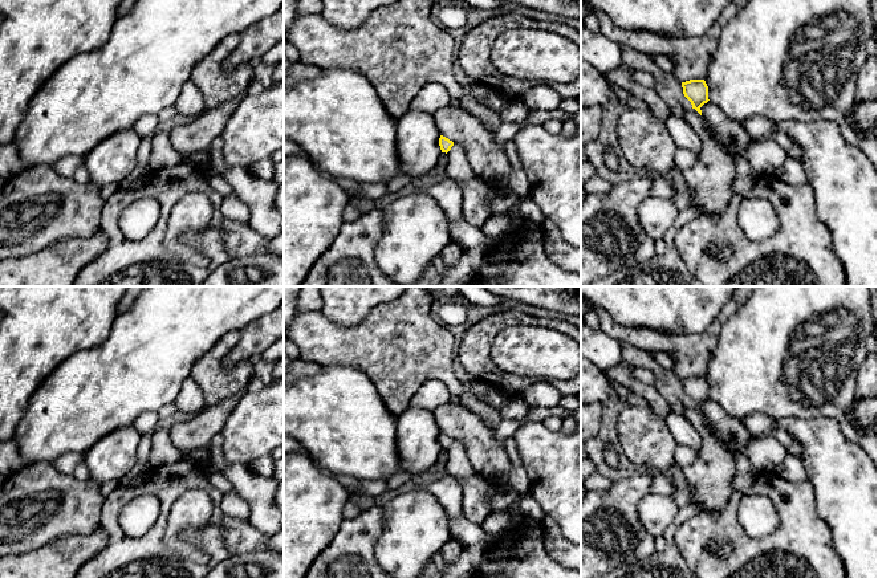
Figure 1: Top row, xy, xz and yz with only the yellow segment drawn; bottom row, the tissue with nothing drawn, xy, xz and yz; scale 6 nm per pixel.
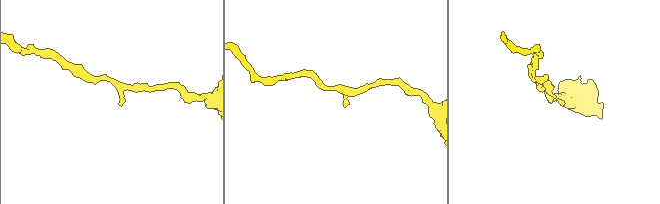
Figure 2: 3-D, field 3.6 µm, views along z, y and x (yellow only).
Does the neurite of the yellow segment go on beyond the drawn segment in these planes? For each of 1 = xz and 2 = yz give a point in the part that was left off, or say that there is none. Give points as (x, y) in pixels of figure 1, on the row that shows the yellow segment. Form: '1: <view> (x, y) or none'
1: none
2: none

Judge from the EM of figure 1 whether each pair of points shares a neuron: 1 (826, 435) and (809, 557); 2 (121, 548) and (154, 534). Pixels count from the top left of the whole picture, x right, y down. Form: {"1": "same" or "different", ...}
{"1": "different", "2": "same"}

